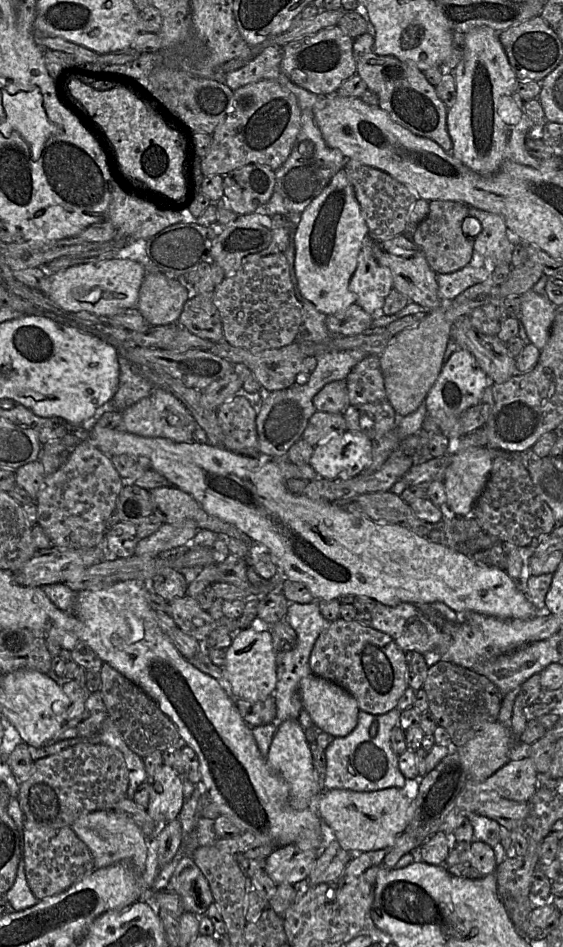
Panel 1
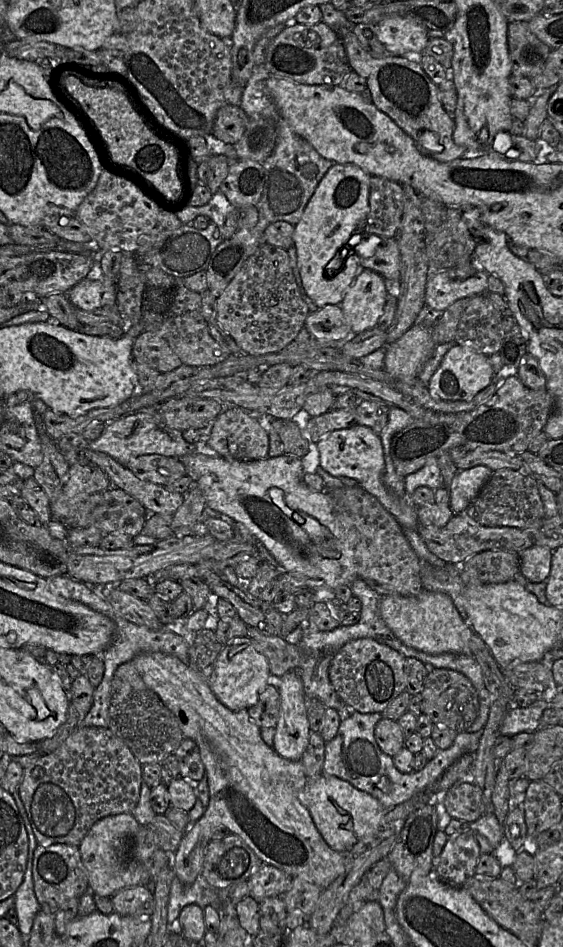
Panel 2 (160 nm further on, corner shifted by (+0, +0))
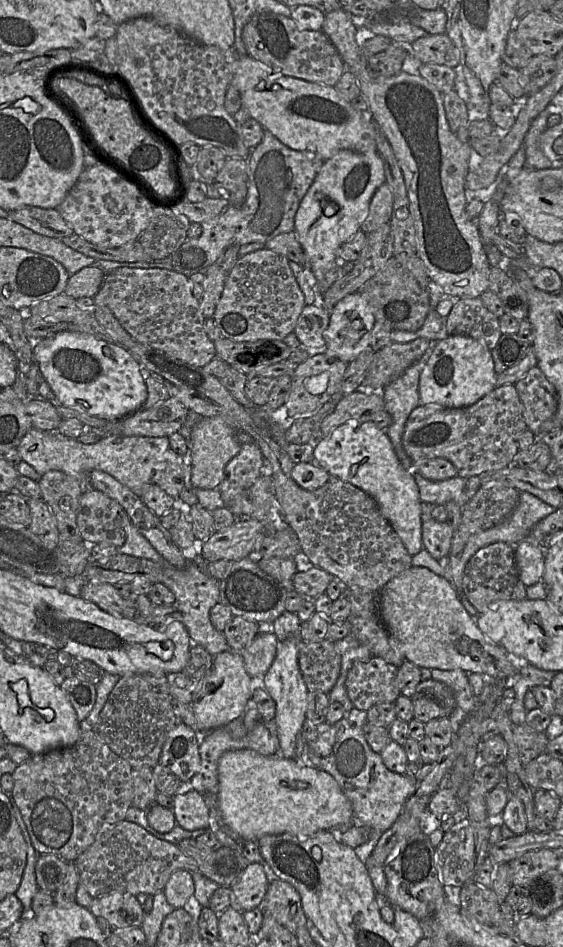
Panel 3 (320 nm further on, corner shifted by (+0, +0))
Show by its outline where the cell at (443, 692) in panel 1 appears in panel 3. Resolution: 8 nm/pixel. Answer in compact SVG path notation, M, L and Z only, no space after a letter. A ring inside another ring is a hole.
M433 679L422 681L410 699L414 709L414 719L423 724L436 718L449 717L456 708L453 690Z

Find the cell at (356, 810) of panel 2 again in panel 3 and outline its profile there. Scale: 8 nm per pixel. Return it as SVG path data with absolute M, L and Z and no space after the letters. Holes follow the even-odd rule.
M253 750L225 752L218 763L218 792L216 808L221 821L244 840L257 841L266 835L289 833L306 839L318 831L330 831L351 823L353 807L336 780L327 772L305 766L280 755L264 756Z

